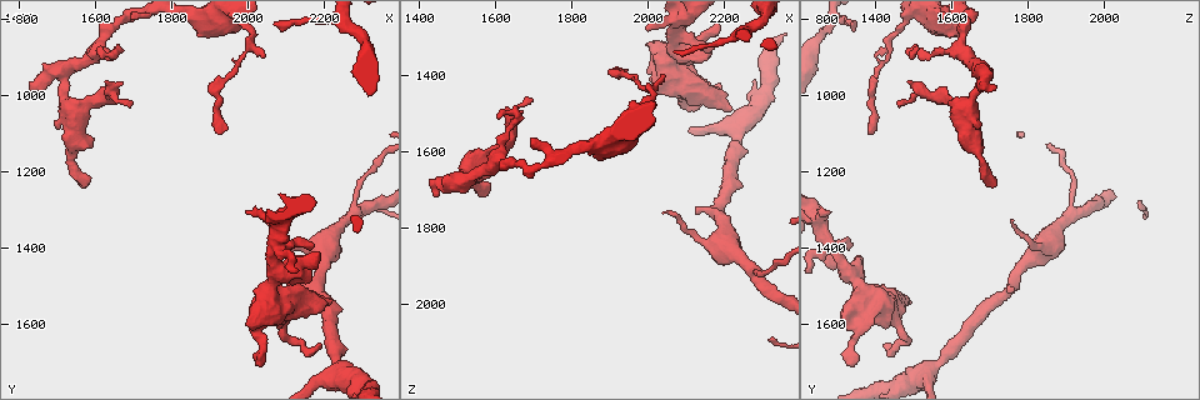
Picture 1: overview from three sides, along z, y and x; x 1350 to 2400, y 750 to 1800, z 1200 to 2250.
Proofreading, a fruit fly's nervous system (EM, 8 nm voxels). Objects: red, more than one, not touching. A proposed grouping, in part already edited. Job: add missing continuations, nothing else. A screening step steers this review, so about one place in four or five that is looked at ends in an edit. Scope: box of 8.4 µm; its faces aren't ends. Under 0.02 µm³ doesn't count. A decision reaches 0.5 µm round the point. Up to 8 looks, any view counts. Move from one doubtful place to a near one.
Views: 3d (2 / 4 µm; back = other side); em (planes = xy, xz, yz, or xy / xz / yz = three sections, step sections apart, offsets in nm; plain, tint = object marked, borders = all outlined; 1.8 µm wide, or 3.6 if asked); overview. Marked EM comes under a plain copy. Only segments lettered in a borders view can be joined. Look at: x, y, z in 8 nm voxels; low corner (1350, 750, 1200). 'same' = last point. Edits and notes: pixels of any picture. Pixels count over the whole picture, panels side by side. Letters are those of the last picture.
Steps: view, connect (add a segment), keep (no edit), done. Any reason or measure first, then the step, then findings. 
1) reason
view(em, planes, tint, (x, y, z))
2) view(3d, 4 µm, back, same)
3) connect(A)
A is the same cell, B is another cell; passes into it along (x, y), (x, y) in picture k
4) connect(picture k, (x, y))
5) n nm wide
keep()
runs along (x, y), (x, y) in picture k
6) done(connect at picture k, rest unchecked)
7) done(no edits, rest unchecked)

branch stops here
view(em, planes, borders, (1950, 1085, 1385))

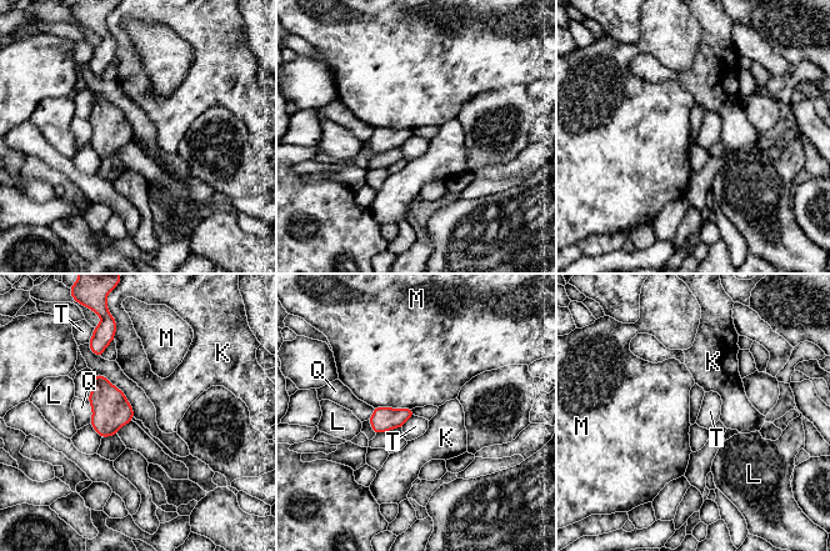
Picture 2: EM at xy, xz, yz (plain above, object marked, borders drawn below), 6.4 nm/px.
keep()
K, L, M, Q and T are other cells; border along (414, 415), (401, 426) in picture 2; none of them fits

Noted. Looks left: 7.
branch stops here
view(3d, 4 µm, (1995, 1310, 1275))

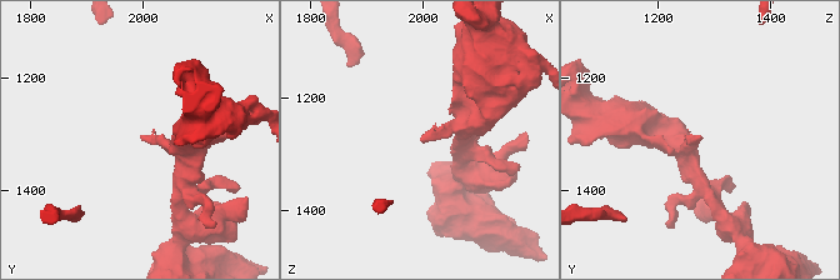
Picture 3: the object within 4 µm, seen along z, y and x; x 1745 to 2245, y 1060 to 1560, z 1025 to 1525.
shape alone is not enough
view(em, planes, borders, (2000, 1300, 1280))

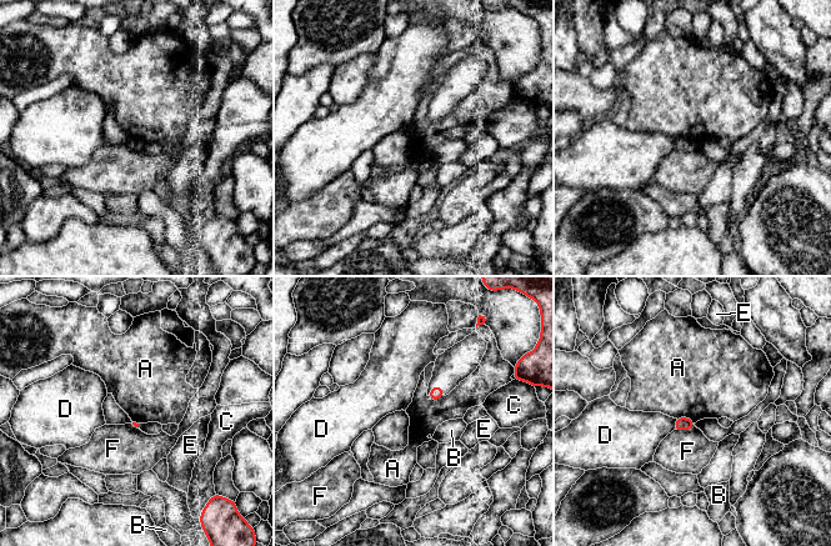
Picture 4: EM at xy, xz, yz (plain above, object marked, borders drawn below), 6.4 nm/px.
keep()
A, B, C, D, E and F are other cells; border along (676, 417), (689, 417), (695, 422) in picture 4; no lettered segment goes on from it

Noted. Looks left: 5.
free end
view(em, planes, tint, (2030, 1705, 1340))

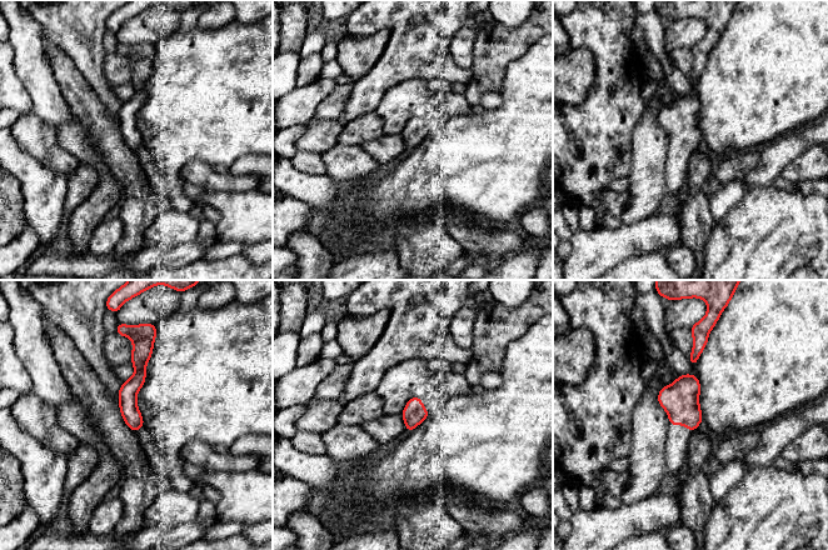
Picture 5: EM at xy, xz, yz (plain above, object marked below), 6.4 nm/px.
view(em, planes, borders, same)

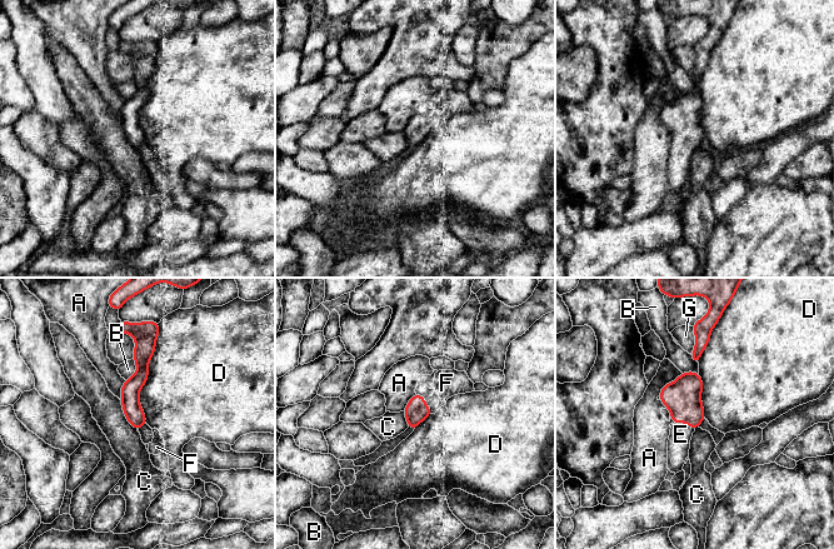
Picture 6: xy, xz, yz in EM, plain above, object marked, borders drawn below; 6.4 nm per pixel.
connect(E)
E is the same cell, A, B, C, D, F and G are other cells; passes into it along (683, 397), (684, 422), (680, 434) in picture 6; the cell continues

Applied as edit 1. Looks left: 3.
done(connect at picture 6, rest unchecked)

